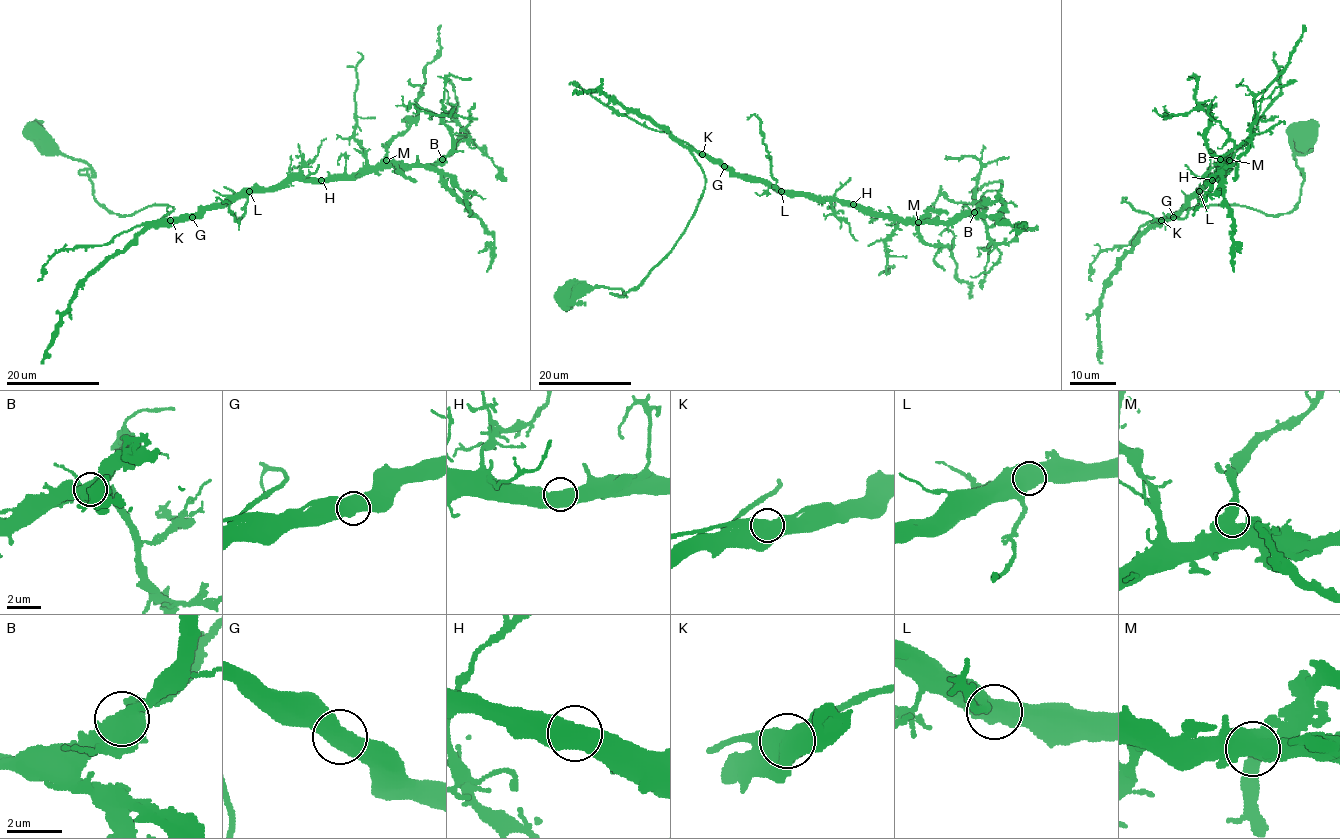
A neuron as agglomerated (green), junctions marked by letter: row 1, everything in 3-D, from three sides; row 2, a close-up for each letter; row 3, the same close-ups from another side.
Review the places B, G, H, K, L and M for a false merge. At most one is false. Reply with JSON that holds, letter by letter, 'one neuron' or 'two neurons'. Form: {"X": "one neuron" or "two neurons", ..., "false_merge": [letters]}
{"B": "one neuron", "G": "one neuron", "H": "one neuron", "K": "one neuron", "L": "one neuron", "M": "one neuron", "false_merge": []}

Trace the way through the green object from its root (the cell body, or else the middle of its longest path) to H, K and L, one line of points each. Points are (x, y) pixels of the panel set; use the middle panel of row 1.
H: (565, 299), (581, 283), (618, 288), (622, 297), (671, 249), (705, 185), (692, 149), (783, 190), (853, 204)
K: (565, 299), (581, 283), (618, 288), (622, 297), (641, 282), (696, 209), (705, 176), (691, 151), (702, 154)
L: (565, 299), (581, 283), (618, 288), (622, 297), (671, 249), (705, 185), (692, 149), (781, 191)

